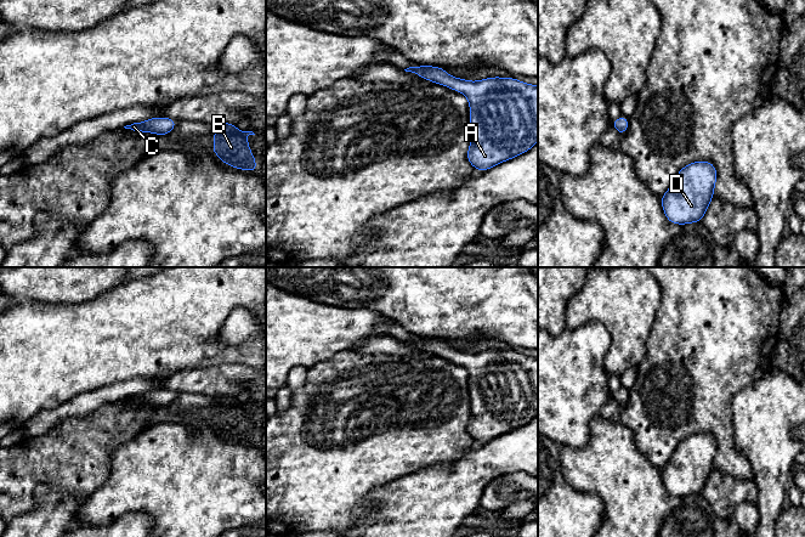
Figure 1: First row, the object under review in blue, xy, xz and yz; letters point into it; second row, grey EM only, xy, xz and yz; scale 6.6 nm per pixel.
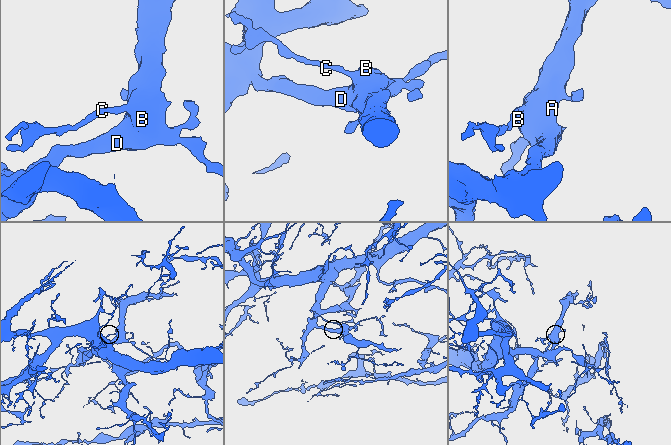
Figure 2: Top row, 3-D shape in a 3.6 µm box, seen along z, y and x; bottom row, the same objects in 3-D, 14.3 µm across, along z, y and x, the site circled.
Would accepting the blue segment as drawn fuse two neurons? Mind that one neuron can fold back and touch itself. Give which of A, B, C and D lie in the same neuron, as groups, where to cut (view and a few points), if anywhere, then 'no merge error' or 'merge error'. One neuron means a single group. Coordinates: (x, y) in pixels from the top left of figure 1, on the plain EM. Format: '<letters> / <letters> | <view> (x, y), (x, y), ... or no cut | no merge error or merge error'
A B C D | no cut | no merge error

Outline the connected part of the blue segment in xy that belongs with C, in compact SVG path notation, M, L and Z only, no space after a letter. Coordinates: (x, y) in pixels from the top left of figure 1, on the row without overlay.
M154 389L142 395L134 395L131 397L124 398L125 401L131 401L138 405L152 405L155 407L168 407L172 403L178 394L170 391L168 389Z

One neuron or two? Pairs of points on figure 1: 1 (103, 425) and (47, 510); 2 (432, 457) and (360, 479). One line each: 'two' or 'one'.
1: two
2: one

